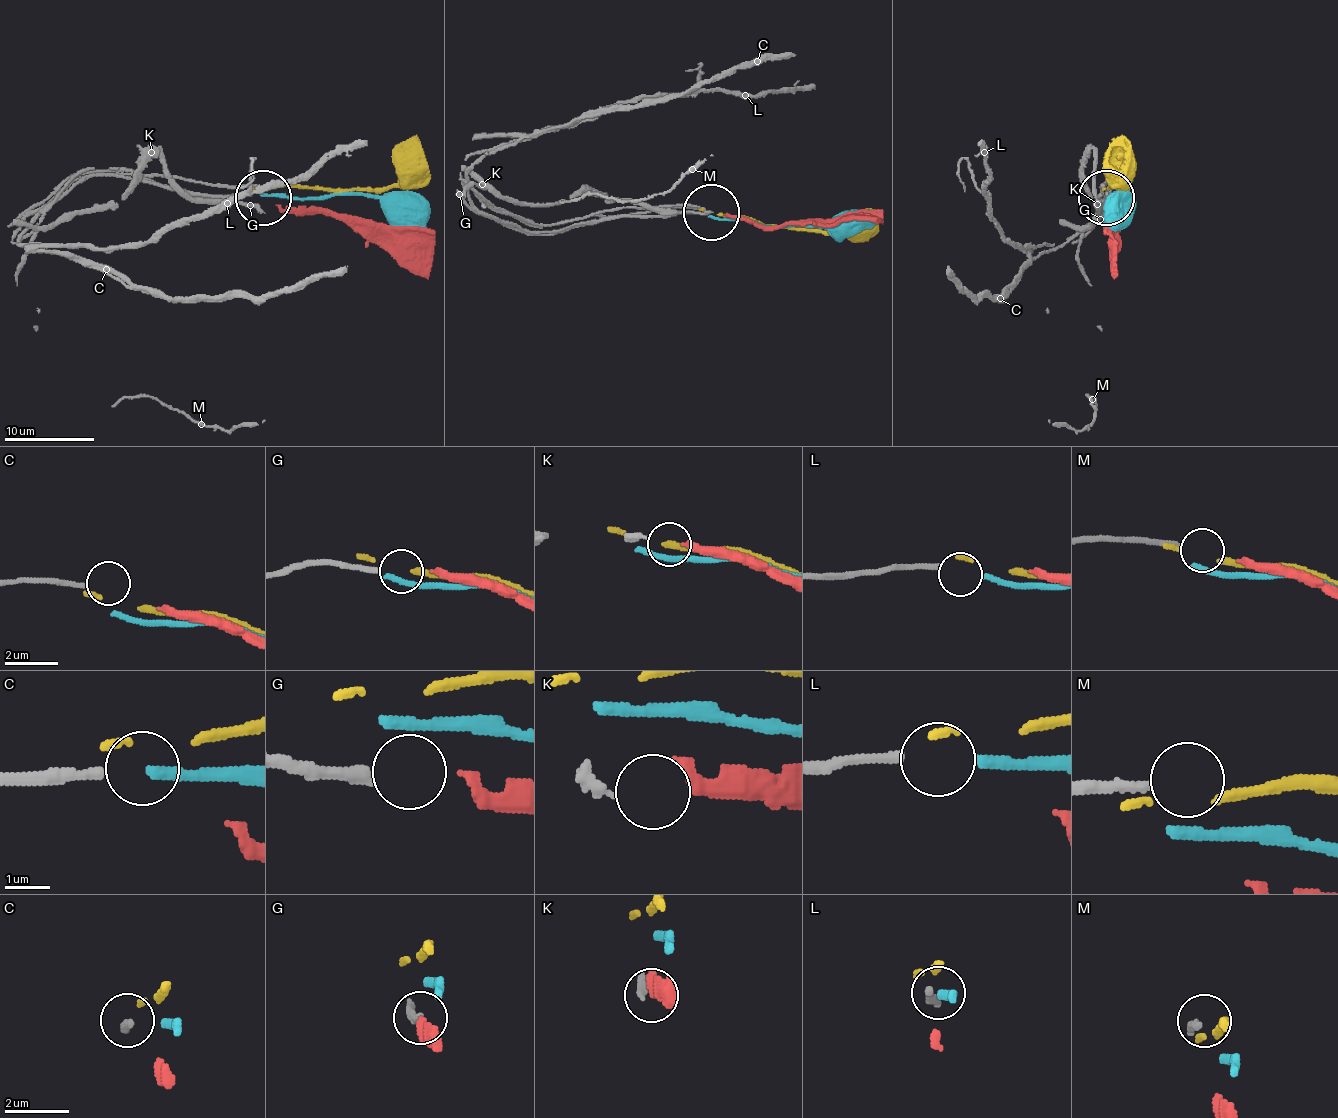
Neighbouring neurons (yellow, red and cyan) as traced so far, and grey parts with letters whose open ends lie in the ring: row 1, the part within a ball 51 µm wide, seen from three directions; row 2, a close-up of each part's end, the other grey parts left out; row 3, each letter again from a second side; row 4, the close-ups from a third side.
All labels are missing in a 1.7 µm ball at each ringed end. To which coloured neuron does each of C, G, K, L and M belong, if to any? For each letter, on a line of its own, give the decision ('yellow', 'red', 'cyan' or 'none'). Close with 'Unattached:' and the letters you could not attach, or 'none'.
C: none
G: none
K: red
L: cyan
M: none
Unattached: C, G, M

